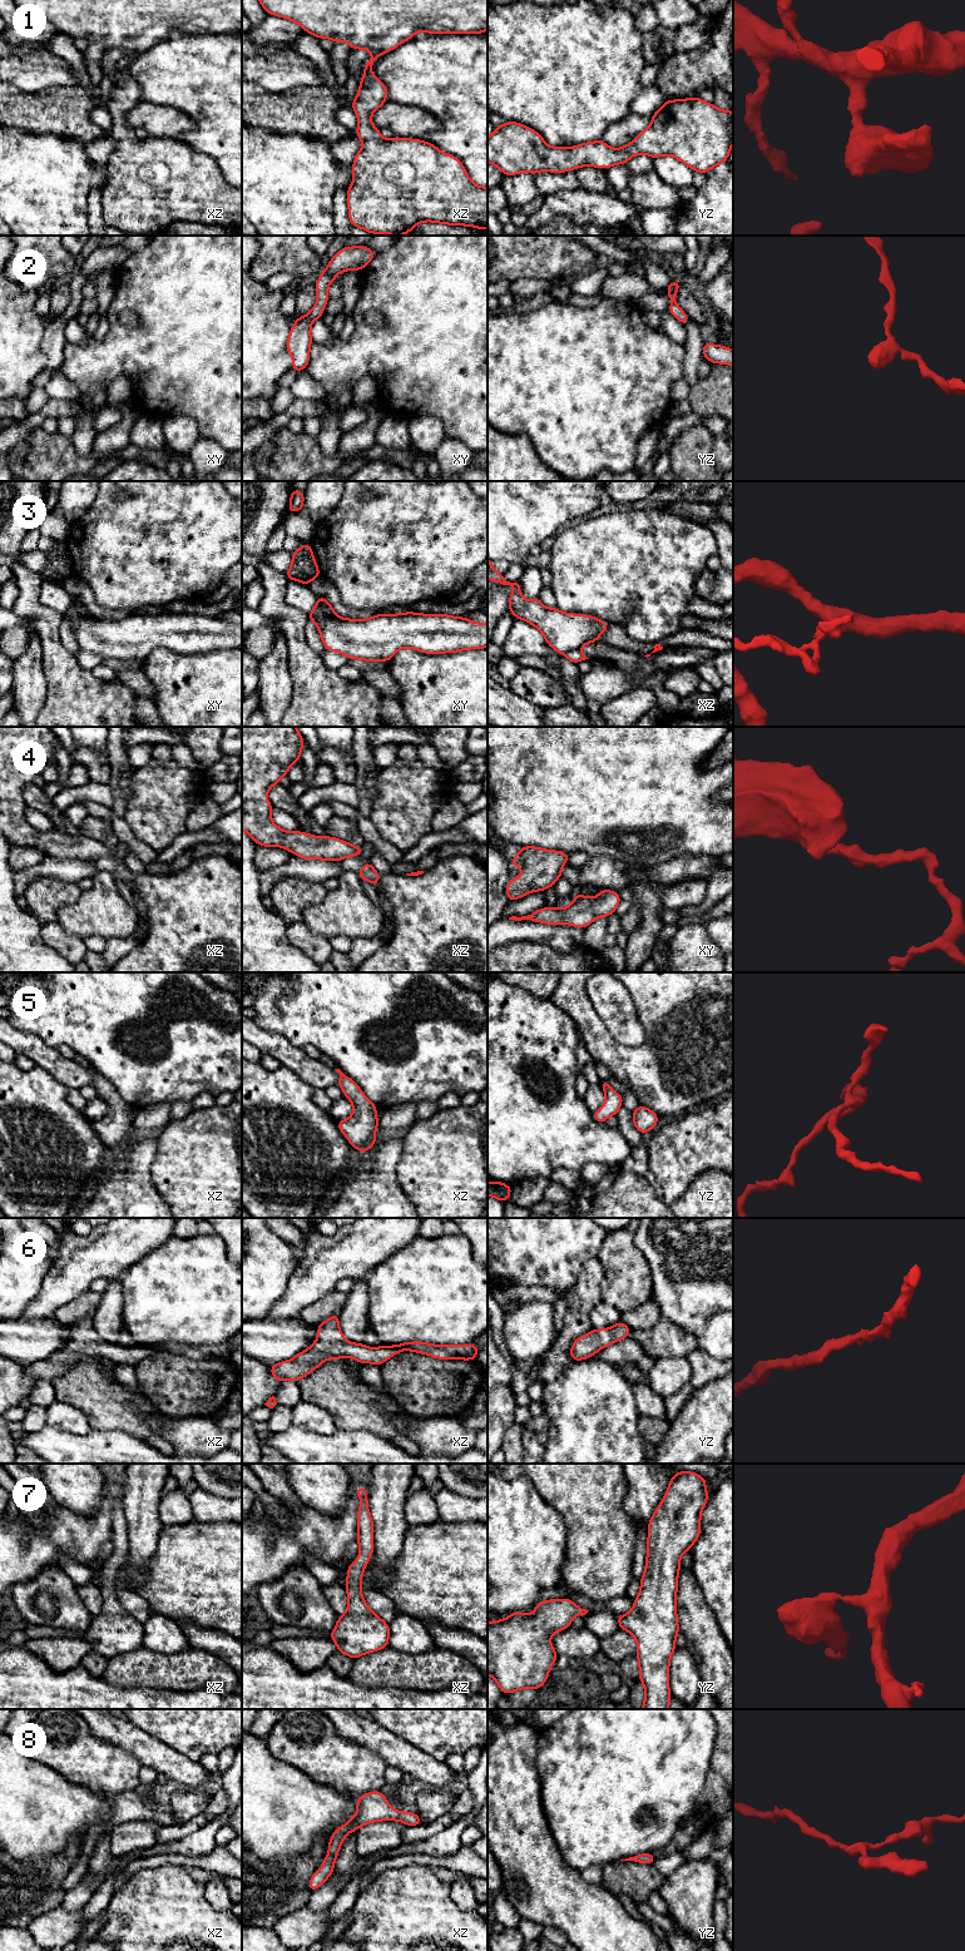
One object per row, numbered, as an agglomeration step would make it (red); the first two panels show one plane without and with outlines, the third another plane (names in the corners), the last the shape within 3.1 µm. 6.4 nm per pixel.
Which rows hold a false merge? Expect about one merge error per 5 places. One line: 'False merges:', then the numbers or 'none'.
False merges: 3

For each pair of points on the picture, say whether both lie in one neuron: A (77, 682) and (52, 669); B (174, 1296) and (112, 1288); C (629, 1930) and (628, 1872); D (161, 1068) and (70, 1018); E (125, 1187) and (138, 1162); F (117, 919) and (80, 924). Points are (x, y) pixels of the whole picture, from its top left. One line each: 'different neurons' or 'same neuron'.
A: same neuron
B: different neurons
C: different neurons
D: same neuron
E: same neuron
F: same neuron

